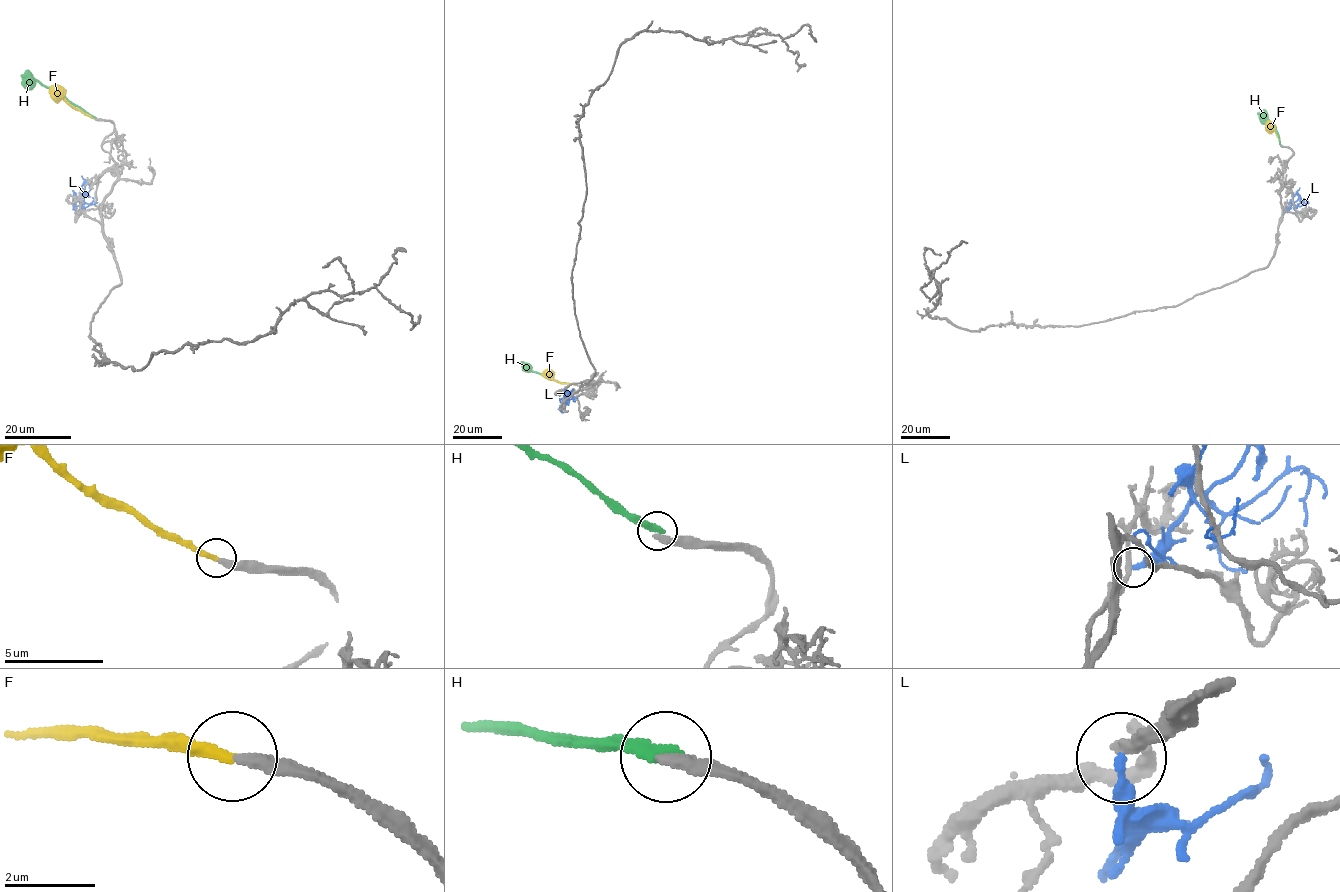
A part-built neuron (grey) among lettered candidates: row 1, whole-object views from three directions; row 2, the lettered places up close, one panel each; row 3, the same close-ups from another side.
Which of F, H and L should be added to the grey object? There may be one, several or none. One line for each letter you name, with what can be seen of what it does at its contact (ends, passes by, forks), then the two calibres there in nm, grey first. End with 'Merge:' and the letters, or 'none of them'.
F: it ends | 280/240 nm
Merge: F

